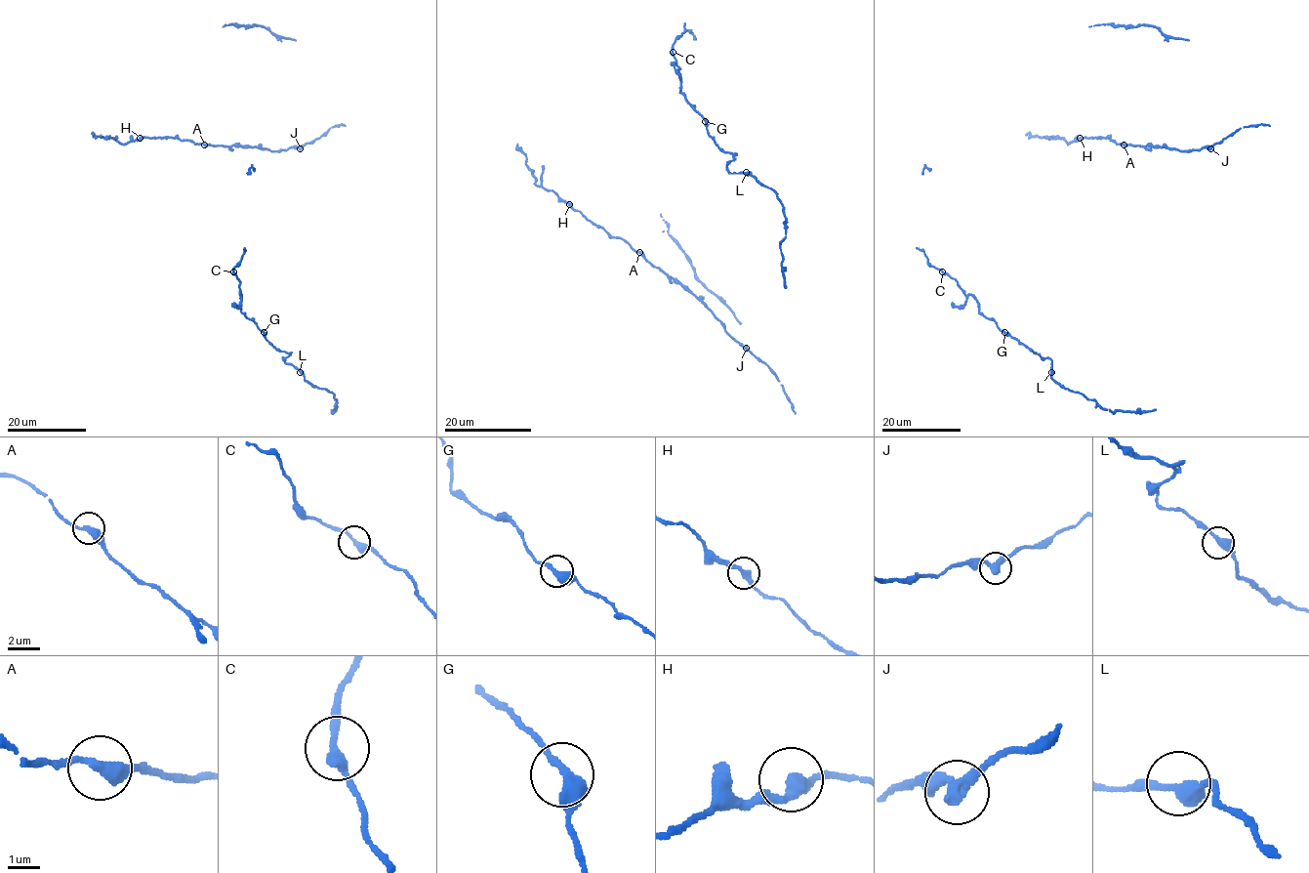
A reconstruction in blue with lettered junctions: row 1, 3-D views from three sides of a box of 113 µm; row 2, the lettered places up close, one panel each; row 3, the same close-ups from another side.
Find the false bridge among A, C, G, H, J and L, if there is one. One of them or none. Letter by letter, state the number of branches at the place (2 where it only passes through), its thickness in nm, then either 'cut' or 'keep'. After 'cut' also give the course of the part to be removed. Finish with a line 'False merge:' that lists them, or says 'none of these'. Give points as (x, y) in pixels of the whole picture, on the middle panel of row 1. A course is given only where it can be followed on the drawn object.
A: branches 2; calibre 360 nm; keep
C: branches 2; calibre 320 nm; keep
G: branches 2; calibre 380 nm; keep
H: branches 2; calibre 360 nm; keep
J: branches 2; calibre 320 nm; keep
L: branches 2; calibre 400 nm; keep
False merge: none of these

